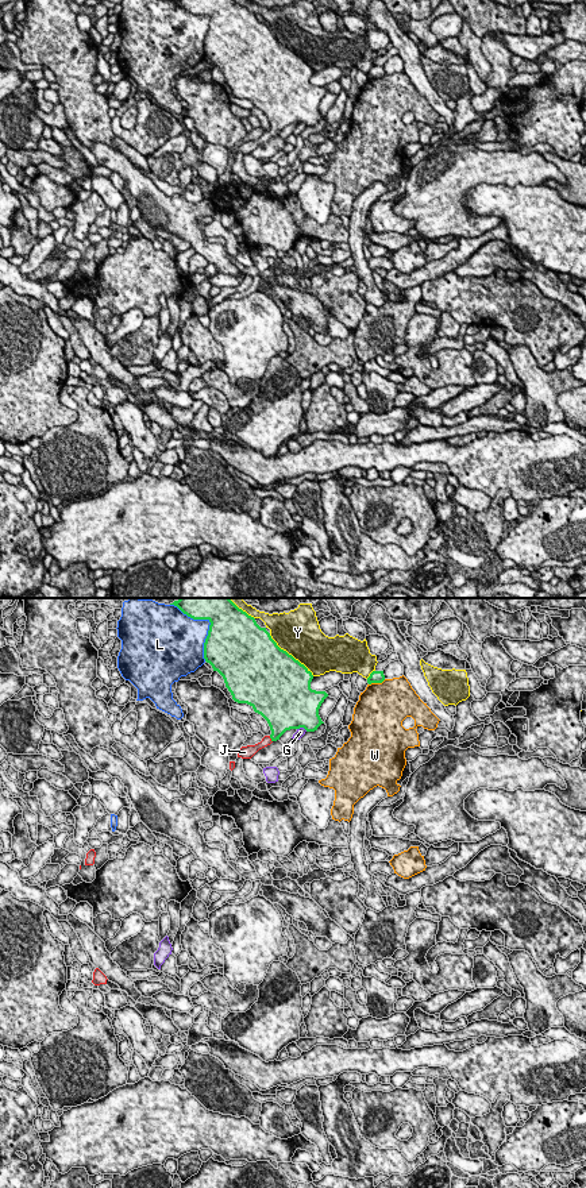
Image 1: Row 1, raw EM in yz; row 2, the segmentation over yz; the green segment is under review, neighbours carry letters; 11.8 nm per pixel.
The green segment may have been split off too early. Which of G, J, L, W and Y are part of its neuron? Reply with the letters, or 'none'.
J

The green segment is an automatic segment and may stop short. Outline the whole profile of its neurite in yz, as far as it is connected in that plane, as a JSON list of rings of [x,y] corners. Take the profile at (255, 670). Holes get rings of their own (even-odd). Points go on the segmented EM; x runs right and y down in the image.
[[[180,598],[170,605],[193,620],[211,622],[204,643],[205,662],[223,676],[232,699],[250,705],[270,726],[270,736],[265,736],[255,745],[242,747],[238,757],[251,759],[259,749],[279,740],[286,730],[304,728],[307,732],[315,732],[324,724],[319,709],[328,694],[311,688],[312,672],[281,649],[266,628],[261,628],[254,617],[239,609],[230,598]]]

